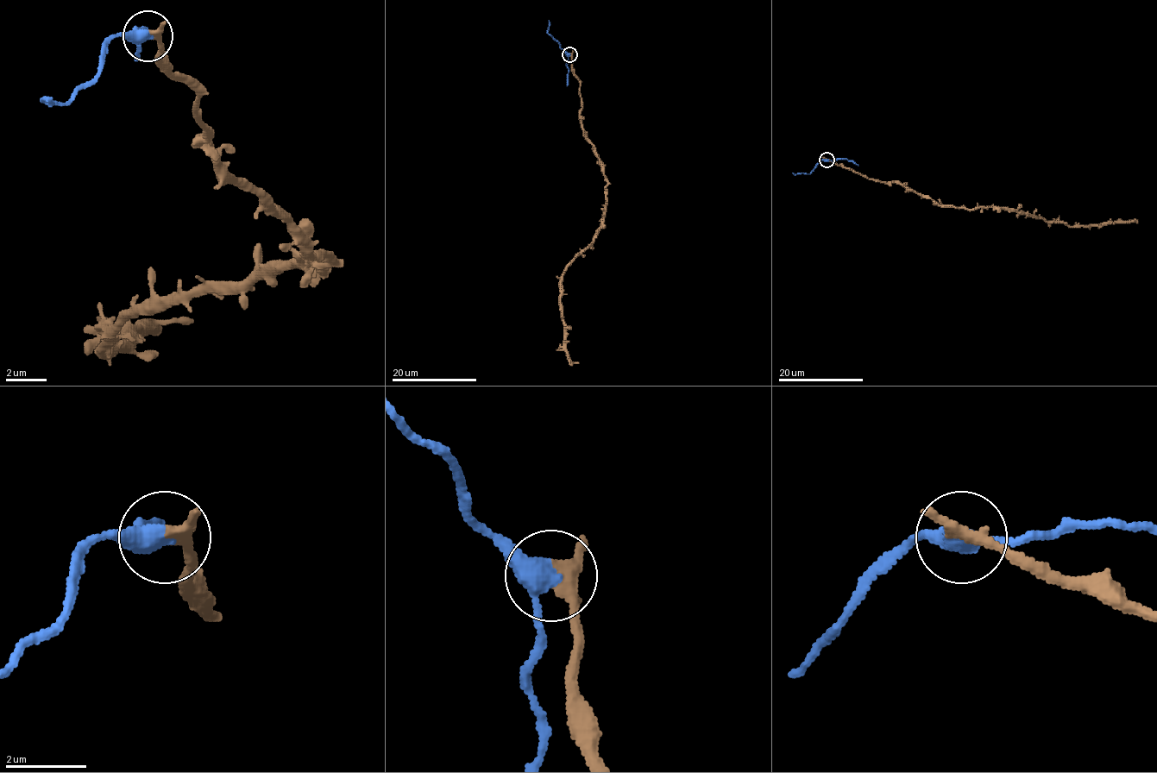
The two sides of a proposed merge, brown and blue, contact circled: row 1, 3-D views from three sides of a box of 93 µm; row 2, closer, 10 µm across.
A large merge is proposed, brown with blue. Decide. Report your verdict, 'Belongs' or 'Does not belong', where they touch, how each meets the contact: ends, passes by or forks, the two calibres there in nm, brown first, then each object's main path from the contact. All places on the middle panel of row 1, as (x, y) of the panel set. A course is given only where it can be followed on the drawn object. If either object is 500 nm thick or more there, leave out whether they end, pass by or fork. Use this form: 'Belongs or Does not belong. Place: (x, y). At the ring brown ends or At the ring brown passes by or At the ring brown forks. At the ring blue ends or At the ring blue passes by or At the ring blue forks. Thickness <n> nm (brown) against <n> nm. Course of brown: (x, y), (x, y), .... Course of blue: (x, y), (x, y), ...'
Does not belong. Place: (569, 54). At the ring brown passes by. At the ring blue passes by. Thickness 300 nm (brown) against 420 nm. Course of brown: (570, 54), (580, 83), (581, 128), (607, 183), (602, 227), (562, 278), (565, 350), (579, 363). Course of blue: (569, 54), (549, 34), (549, 20)

